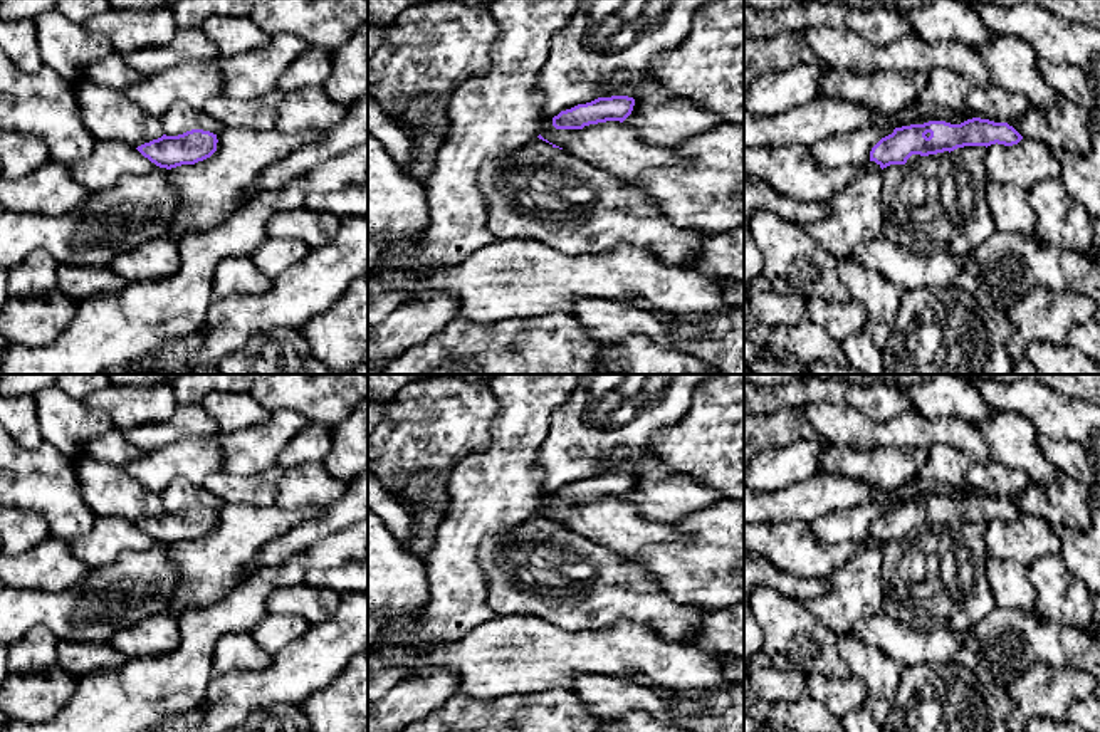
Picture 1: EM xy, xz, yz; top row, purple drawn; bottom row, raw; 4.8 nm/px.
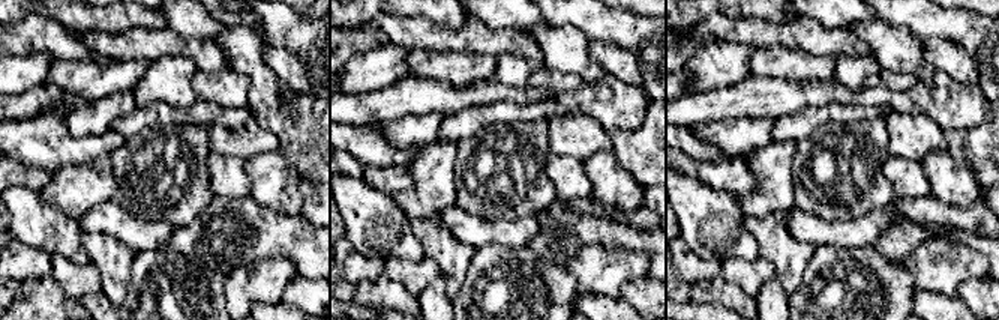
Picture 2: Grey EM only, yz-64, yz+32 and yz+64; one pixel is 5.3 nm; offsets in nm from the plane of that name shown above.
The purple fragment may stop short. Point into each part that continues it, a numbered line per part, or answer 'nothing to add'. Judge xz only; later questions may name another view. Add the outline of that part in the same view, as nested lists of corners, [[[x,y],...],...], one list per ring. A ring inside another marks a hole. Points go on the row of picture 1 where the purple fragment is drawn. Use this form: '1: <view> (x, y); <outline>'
nothing to add

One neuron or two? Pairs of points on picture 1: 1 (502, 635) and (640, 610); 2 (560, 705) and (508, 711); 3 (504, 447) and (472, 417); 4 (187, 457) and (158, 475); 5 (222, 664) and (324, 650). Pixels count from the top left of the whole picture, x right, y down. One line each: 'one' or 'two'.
1: two
2: one
3: two
4: one
5: two

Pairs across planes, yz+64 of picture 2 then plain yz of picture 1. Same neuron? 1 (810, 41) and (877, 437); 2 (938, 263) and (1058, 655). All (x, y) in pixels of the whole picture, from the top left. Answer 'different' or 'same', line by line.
1: same
2: different

